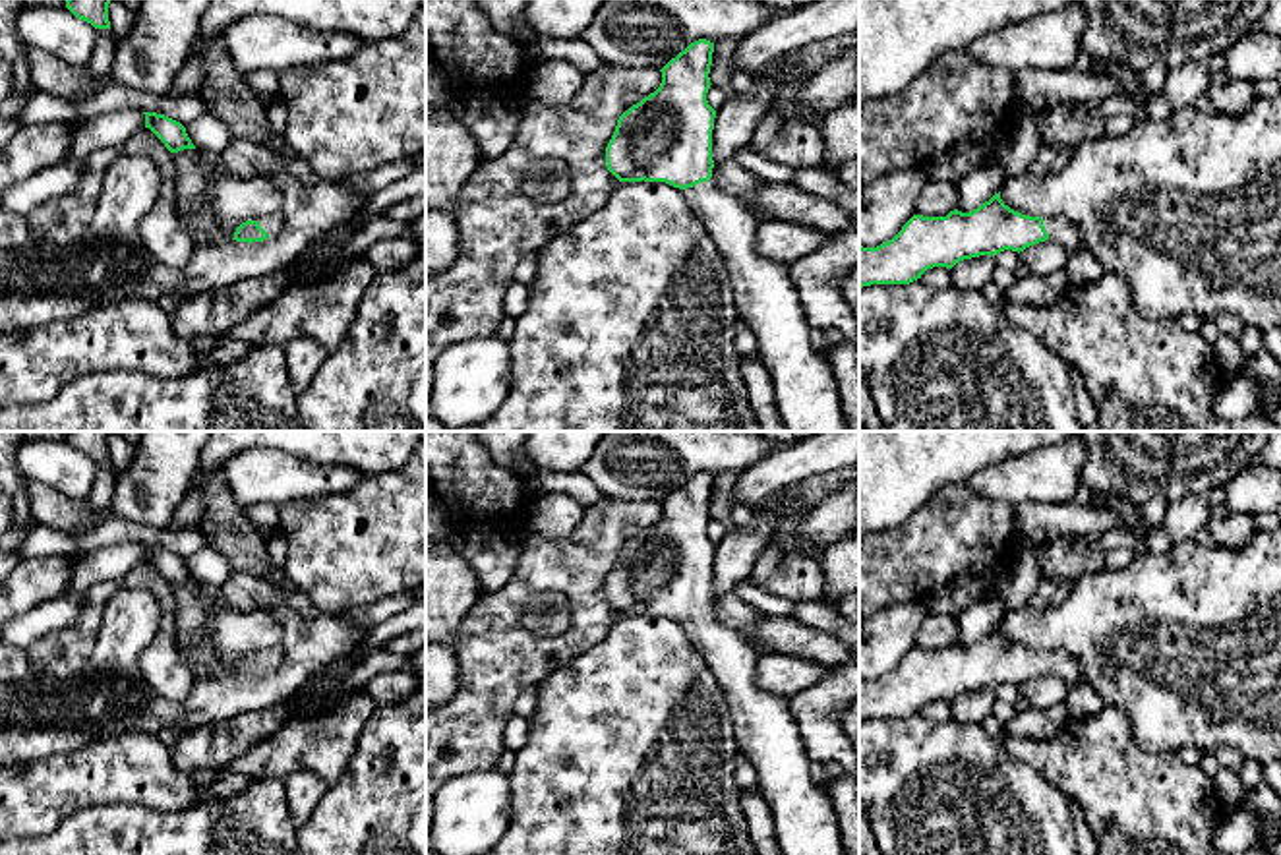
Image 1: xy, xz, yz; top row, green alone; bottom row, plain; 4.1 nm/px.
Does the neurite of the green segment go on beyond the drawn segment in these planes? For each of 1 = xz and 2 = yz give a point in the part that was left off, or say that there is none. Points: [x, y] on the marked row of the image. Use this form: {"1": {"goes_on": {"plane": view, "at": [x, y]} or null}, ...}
{"1": {"goes_on": {"plane": "xz", "at": [767, 300]}}, "2": {"goes_on": {"plane": "yz", "at": [1061, 231]}}}

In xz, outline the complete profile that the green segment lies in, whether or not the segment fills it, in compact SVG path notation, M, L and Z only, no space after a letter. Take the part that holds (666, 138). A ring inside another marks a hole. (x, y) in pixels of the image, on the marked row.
M699 39L671 58L660 72L660 87L633 104L617 120L606 147L606 166L619 182L666 182L685 192L700 224L722 253L731 280L739 319L755 333L759 360L774 385L776 408L786 431L851 431L842 414L838 381L830 362L811 344L799 292L789 267L757 251L759 219L737 195L712 184L712 130L716 110L708 104L714 43Z

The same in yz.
M1000 192L969 213L913 215L902 230L877 248L859 246L859 288L909 284L927 269L946 267L1004 250L1024 251L1053 240L1070 255L1082 250L1080 228L1064 217L1029 217L1010 209Z

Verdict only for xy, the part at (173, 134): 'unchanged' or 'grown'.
unchanged

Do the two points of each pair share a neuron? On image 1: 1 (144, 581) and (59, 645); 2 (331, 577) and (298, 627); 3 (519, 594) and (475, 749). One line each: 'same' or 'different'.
1: same
2: different
3: same

